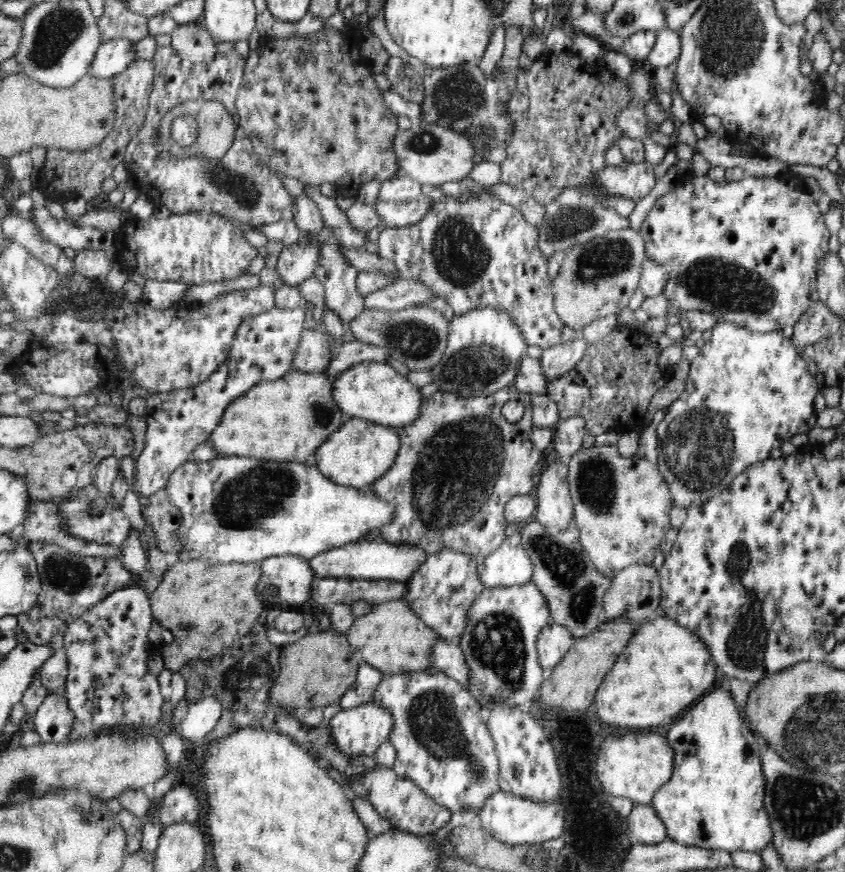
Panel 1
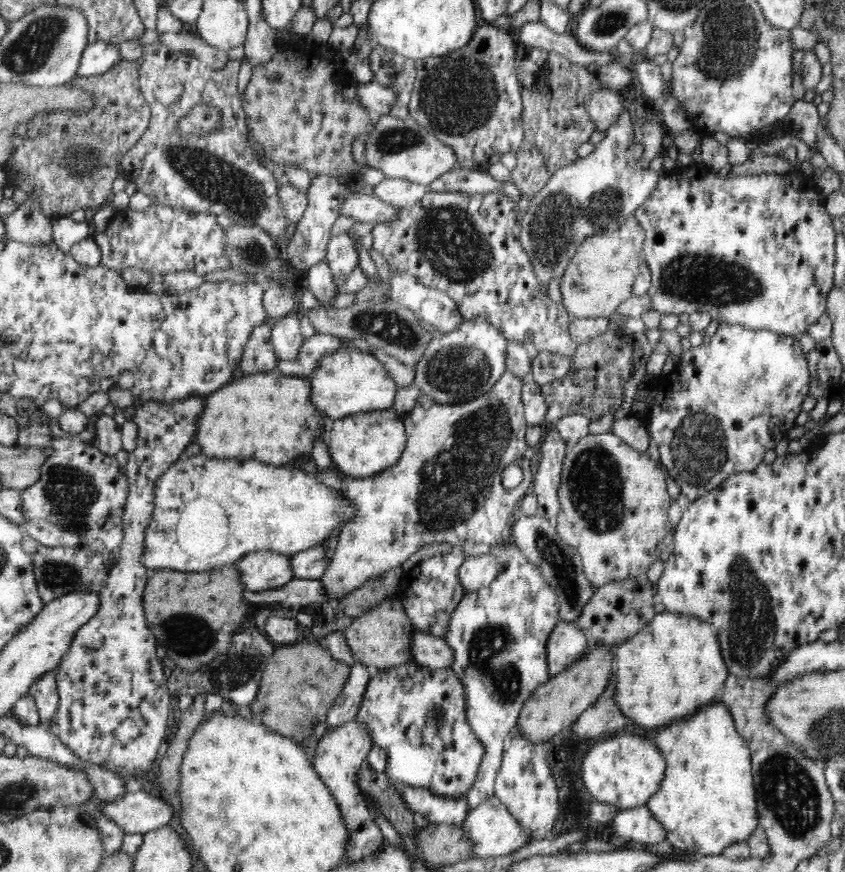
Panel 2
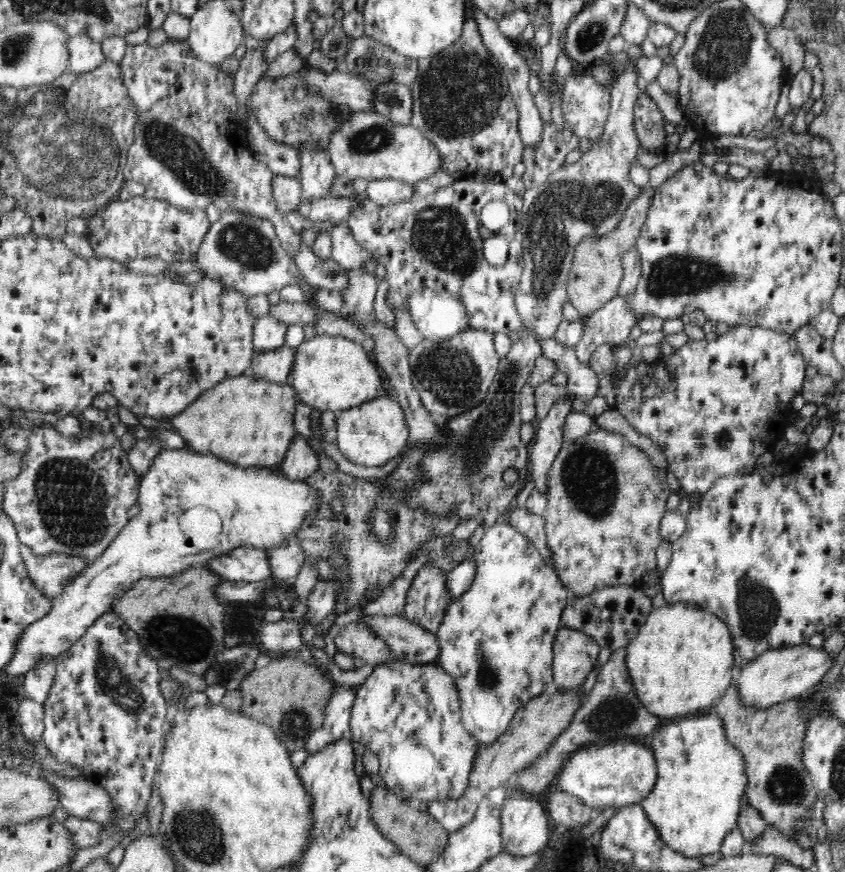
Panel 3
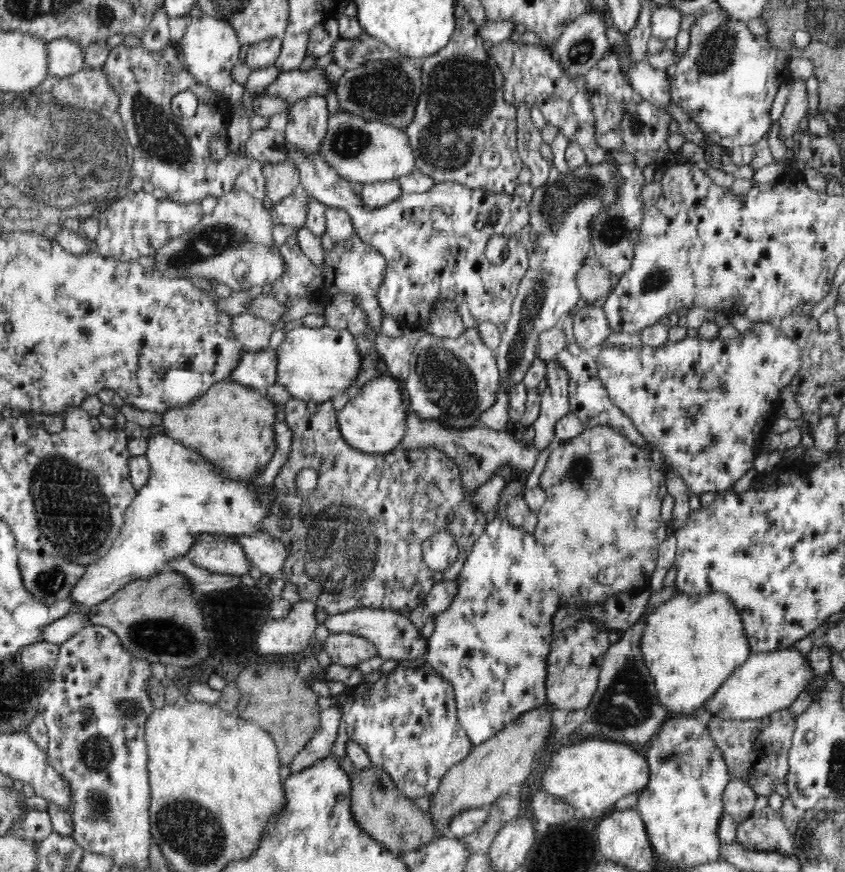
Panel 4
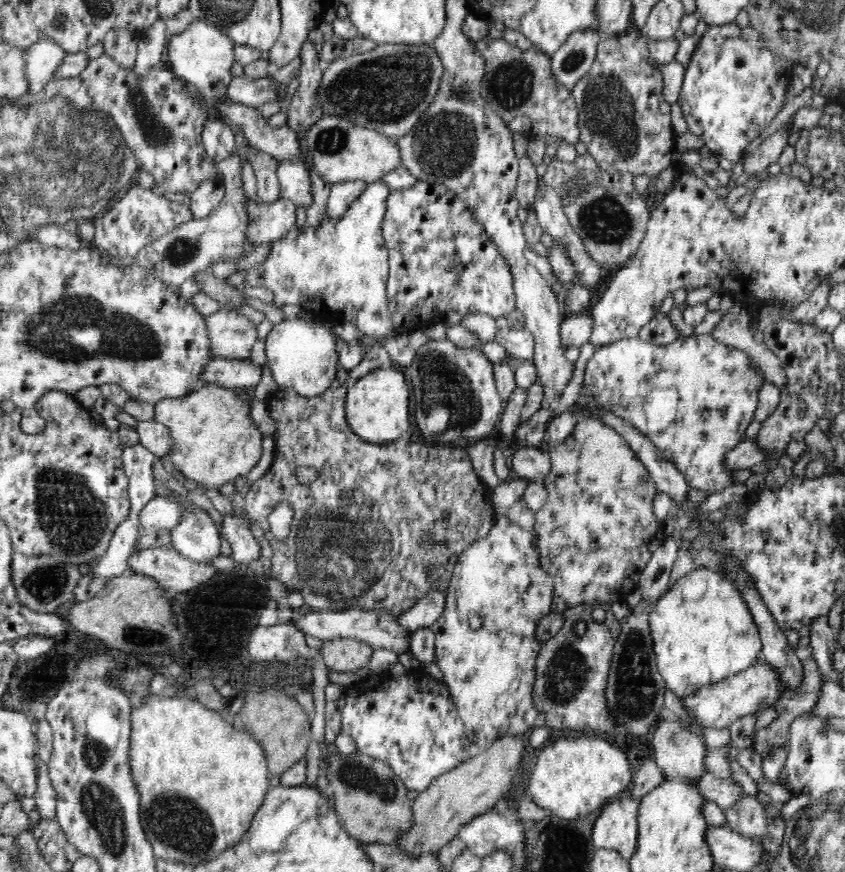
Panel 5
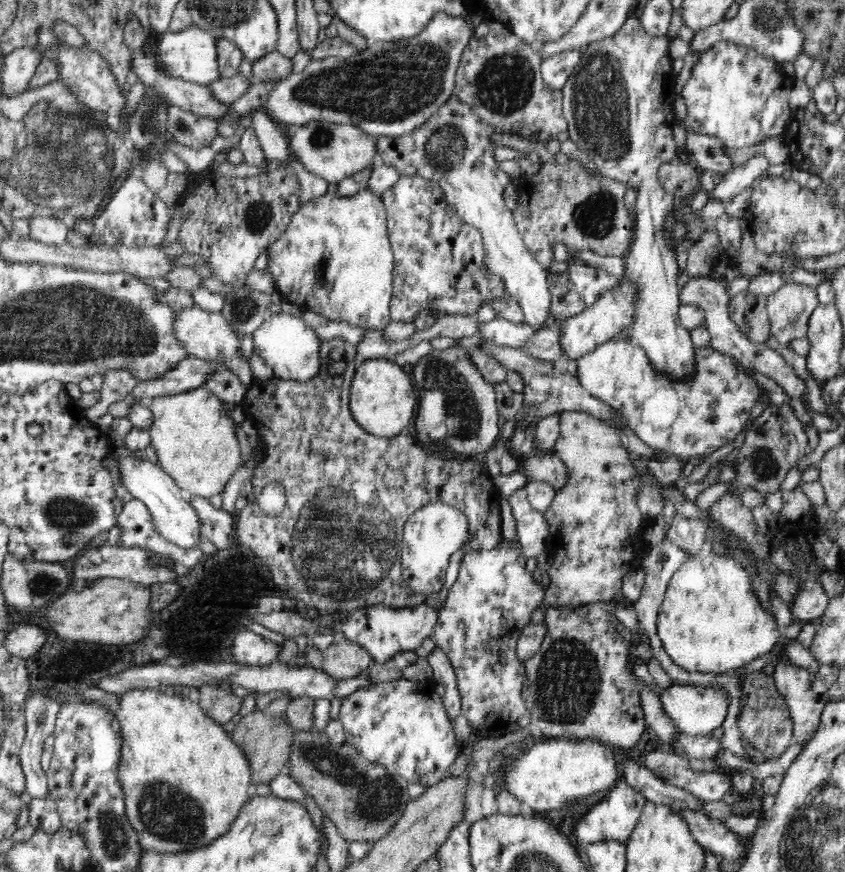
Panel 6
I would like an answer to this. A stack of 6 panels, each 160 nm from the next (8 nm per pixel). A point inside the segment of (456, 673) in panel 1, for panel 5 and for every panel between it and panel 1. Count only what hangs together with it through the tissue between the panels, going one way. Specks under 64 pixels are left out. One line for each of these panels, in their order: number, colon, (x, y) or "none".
2: (428, 650)
3: (409, 643)
4: (395, 636)
5: (378, 628)

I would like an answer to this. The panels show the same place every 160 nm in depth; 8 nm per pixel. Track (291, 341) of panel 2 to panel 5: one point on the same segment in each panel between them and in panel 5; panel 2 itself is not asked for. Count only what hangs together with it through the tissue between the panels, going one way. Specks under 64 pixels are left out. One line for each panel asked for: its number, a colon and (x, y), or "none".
3: (270, 333)
4: (255, 333)
5: (233, 336)

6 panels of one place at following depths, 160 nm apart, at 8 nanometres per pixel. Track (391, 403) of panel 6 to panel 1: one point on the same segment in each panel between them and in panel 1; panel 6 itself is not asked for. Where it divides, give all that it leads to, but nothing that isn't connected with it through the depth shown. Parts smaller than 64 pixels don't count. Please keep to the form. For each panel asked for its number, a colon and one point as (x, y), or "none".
1: (360, 452)
2: (363, 445)
3: (373, 434)
4: (374, 420)
5: (377, 408)

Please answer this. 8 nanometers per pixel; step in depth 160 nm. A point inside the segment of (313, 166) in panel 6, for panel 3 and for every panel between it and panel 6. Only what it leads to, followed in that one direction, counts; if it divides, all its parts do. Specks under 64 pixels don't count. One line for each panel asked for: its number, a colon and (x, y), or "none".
3: (370, 146)
4: (363, 151)
5: (340, 151)

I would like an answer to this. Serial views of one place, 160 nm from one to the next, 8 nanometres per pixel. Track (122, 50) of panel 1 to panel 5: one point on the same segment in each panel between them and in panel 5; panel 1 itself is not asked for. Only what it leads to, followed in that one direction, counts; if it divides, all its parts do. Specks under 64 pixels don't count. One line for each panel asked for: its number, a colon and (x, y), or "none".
2: (99, 57)
3: (85, 55)
4: (65, 57)
5: (43, 59)

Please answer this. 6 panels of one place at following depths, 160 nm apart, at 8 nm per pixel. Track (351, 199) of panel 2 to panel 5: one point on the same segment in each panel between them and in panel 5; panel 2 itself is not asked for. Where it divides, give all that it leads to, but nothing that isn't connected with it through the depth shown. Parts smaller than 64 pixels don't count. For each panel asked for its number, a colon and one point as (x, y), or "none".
3: (328, 208)
4: (292, 210)
5: (268, 222)

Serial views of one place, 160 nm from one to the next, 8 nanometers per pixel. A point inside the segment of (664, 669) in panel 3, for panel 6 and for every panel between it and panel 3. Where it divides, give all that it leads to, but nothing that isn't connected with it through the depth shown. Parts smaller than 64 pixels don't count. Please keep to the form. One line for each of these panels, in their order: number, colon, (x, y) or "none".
4: (692, 643)
5: (702, 631)
6: (711, 620)

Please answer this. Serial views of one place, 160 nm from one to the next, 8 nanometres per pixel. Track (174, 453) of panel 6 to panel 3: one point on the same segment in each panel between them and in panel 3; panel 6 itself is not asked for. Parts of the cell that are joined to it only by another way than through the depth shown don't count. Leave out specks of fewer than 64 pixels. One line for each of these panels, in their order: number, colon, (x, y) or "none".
3: (247, 421)
4: (232, 425)
5: (215, 440)

